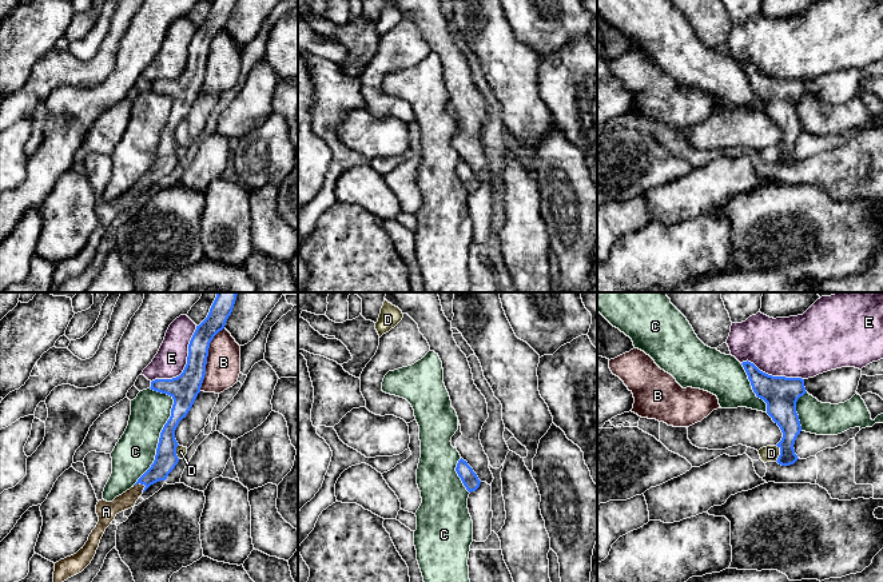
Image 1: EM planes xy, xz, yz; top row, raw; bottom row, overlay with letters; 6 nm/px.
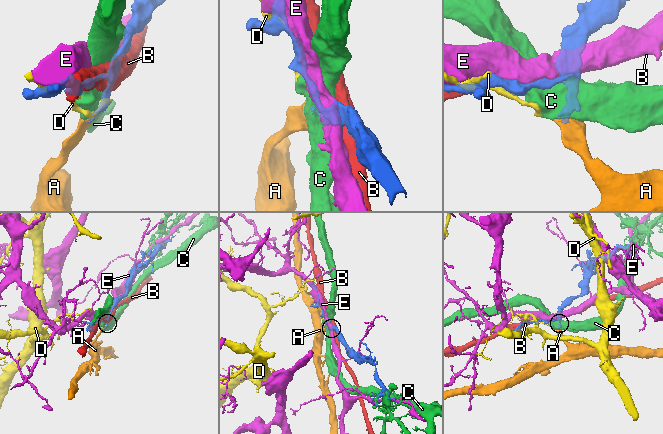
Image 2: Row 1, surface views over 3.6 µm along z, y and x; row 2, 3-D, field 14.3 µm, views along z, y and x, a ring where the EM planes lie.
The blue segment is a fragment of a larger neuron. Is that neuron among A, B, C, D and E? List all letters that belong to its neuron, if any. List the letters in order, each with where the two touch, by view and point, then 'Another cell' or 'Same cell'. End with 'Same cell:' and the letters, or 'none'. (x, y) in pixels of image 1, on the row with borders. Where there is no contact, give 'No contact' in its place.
A: Touches blue at xy (140, 483). Same cell
B: Touches blue at xy (206, 359). Another cell
C: Touches blue at xy (162, 431). Another cell
D: Touches blue at yz (780, 453). Another cell
E: Touches blue at xy (186, 365). Another cell
Same cell: A

